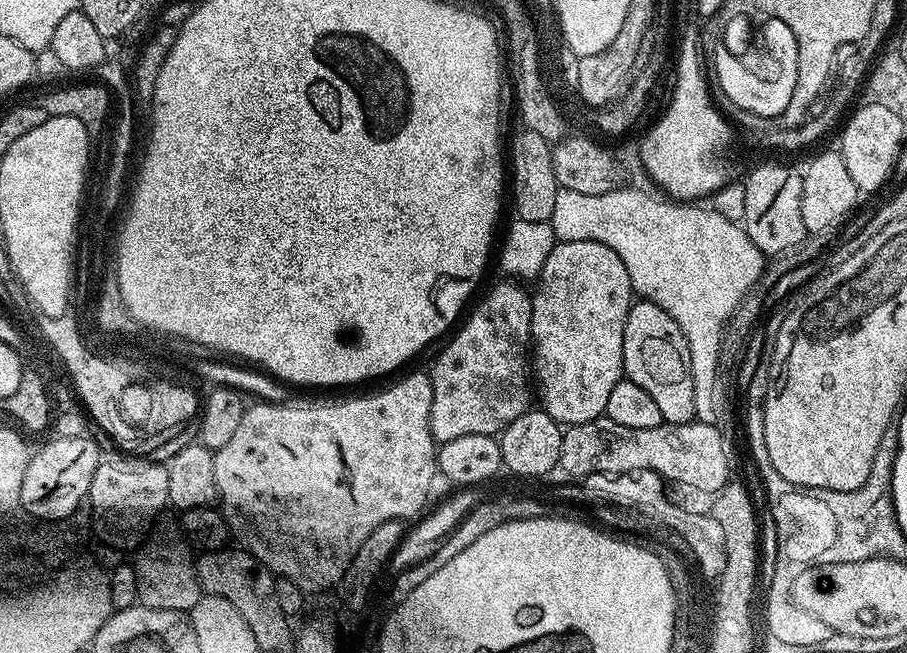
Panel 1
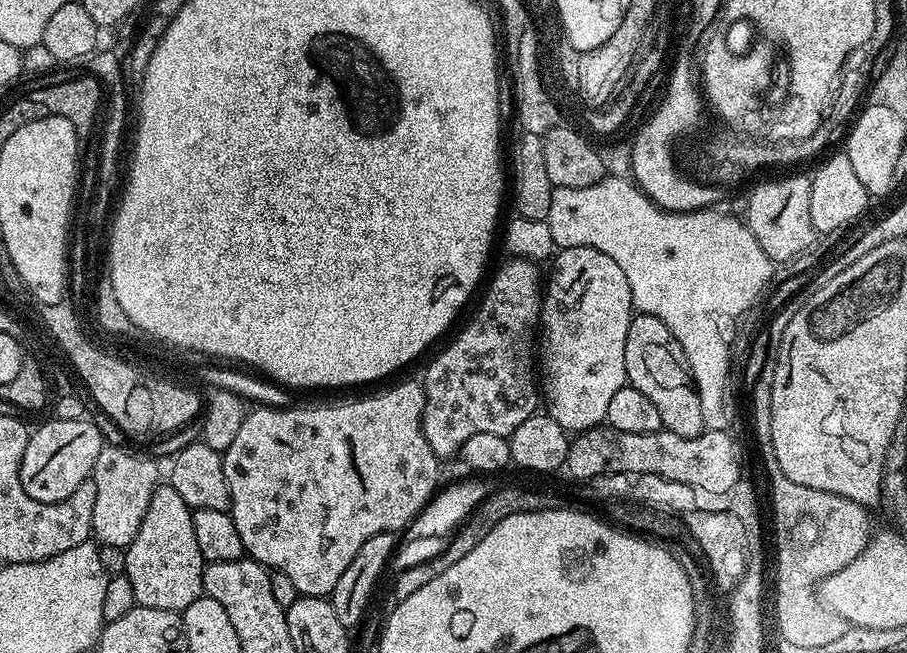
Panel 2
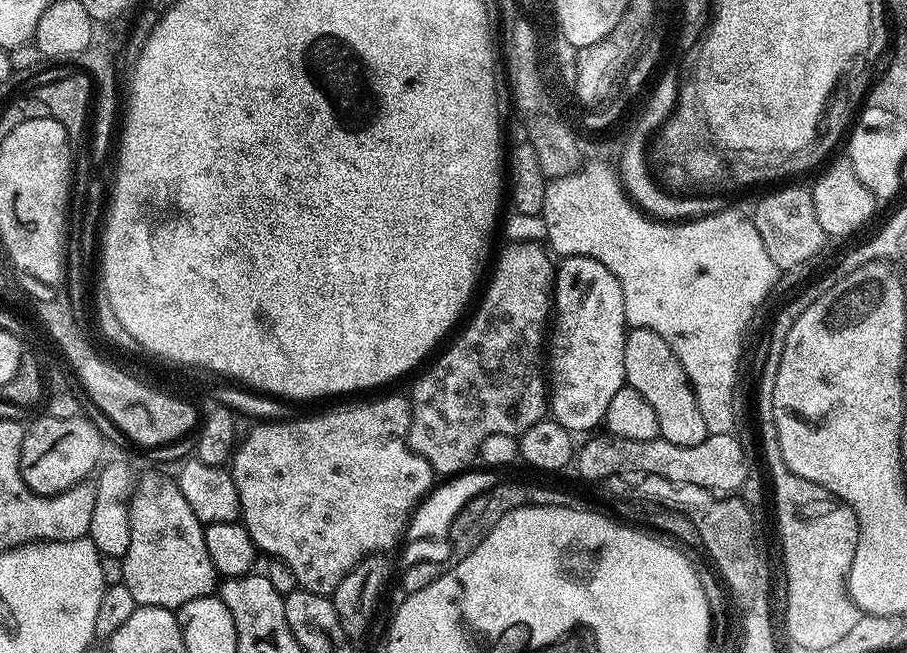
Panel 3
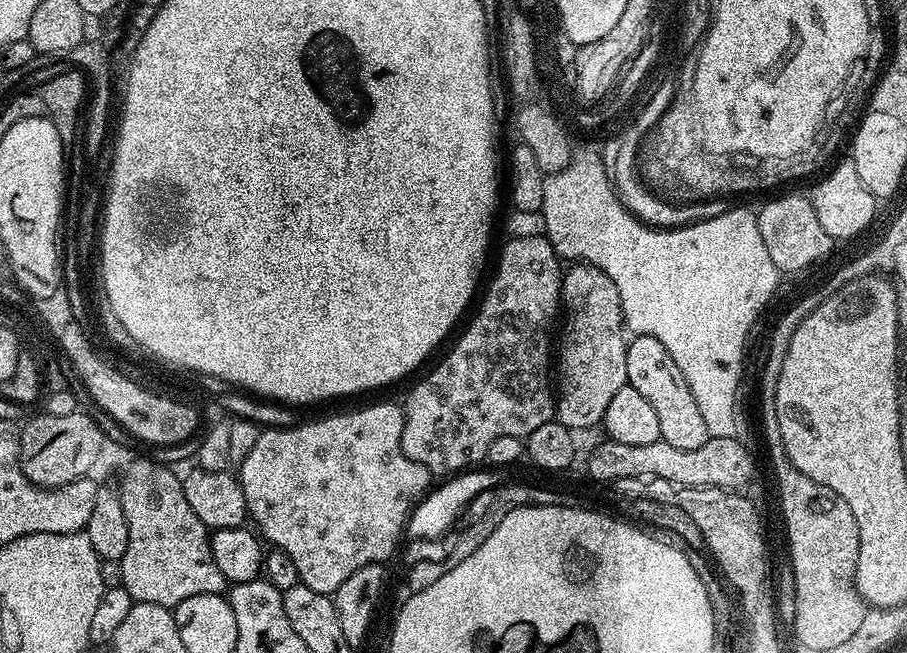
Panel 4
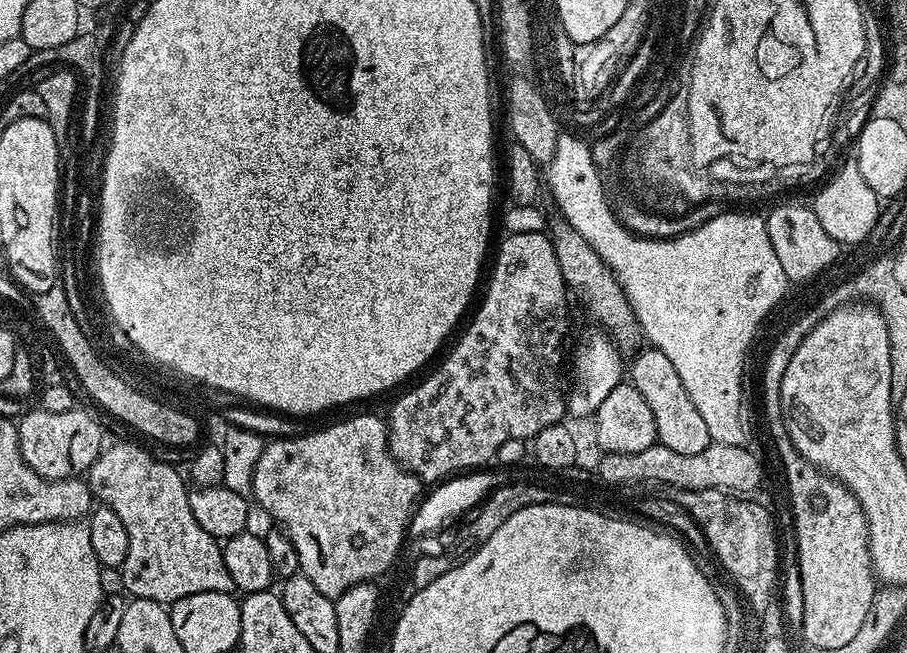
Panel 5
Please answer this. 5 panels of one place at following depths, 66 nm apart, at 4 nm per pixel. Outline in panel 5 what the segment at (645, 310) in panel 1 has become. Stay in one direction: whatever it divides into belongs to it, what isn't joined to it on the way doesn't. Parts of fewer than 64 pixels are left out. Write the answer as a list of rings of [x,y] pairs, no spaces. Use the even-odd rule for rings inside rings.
[[[648,346],[645,349],[645,352],[635,353],[637,356],[632,364],[630,360],[630,382],[638,394],[646,398],[646,406],[650,406],[650,414],[654,414],[658,443],[666,446],[666,450],[675,450],[677,454],[699,454],[712,444],[710,430],[706,430],[702,414],[698,414],[690,394],[686,394],[686,386],[682,386],[682,378],[678,378],[678,370],[674,370],[670,358],[666,358],[666,354],[657,348]]]

